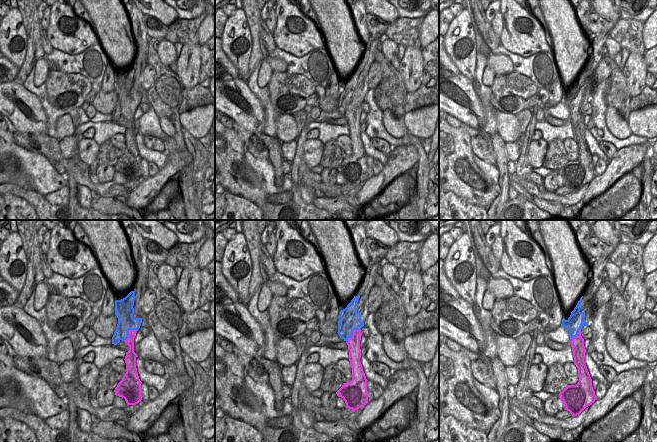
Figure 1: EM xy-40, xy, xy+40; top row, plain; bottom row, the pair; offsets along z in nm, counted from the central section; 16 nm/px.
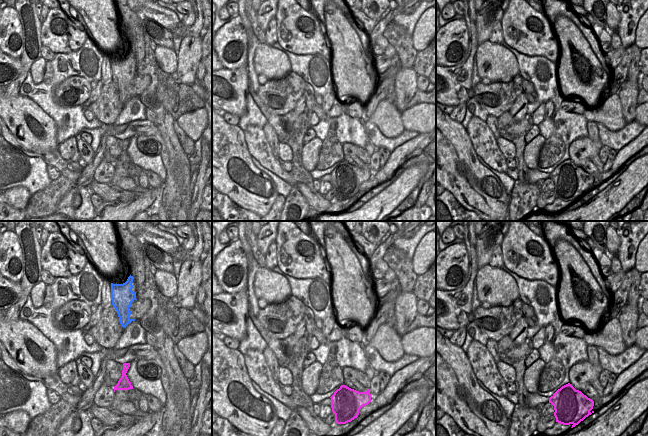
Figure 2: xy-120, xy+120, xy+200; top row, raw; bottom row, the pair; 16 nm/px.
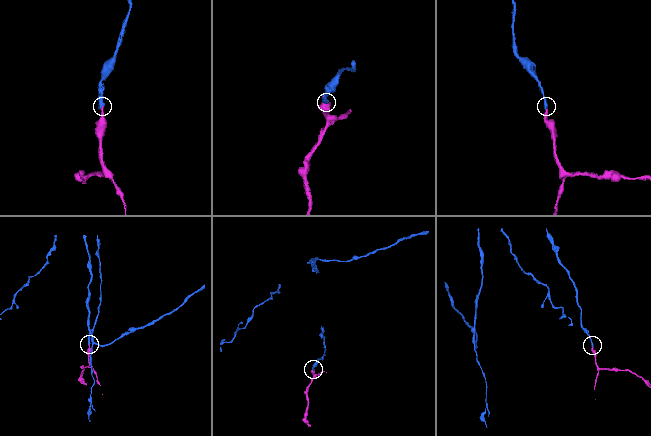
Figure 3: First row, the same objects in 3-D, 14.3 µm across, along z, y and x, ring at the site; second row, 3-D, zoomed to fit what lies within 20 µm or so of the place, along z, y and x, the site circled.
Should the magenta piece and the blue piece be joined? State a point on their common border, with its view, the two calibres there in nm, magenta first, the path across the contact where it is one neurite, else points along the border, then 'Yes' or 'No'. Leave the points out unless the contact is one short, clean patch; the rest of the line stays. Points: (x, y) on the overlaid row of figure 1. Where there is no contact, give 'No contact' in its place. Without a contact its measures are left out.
Touches magenta at xy (353, 333). Thickness 200 nm (magenta) against 340 nm. No

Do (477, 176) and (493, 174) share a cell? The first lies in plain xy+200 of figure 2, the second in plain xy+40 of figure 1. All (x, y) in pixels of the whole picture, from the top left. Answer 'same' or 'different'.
different

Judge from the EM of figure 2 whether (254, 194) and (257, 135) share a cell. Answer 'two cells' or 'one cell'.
two cells

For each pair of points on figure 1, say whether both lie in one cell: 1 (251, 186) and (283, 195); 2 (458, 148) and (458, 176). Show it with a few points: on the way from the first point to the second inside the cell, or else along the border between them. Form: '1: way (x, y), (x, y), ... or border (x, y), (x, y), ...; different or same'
1: border (253, 170), (263, 180), (267, 196); different
2: way (458, 155), (458, 169); same

